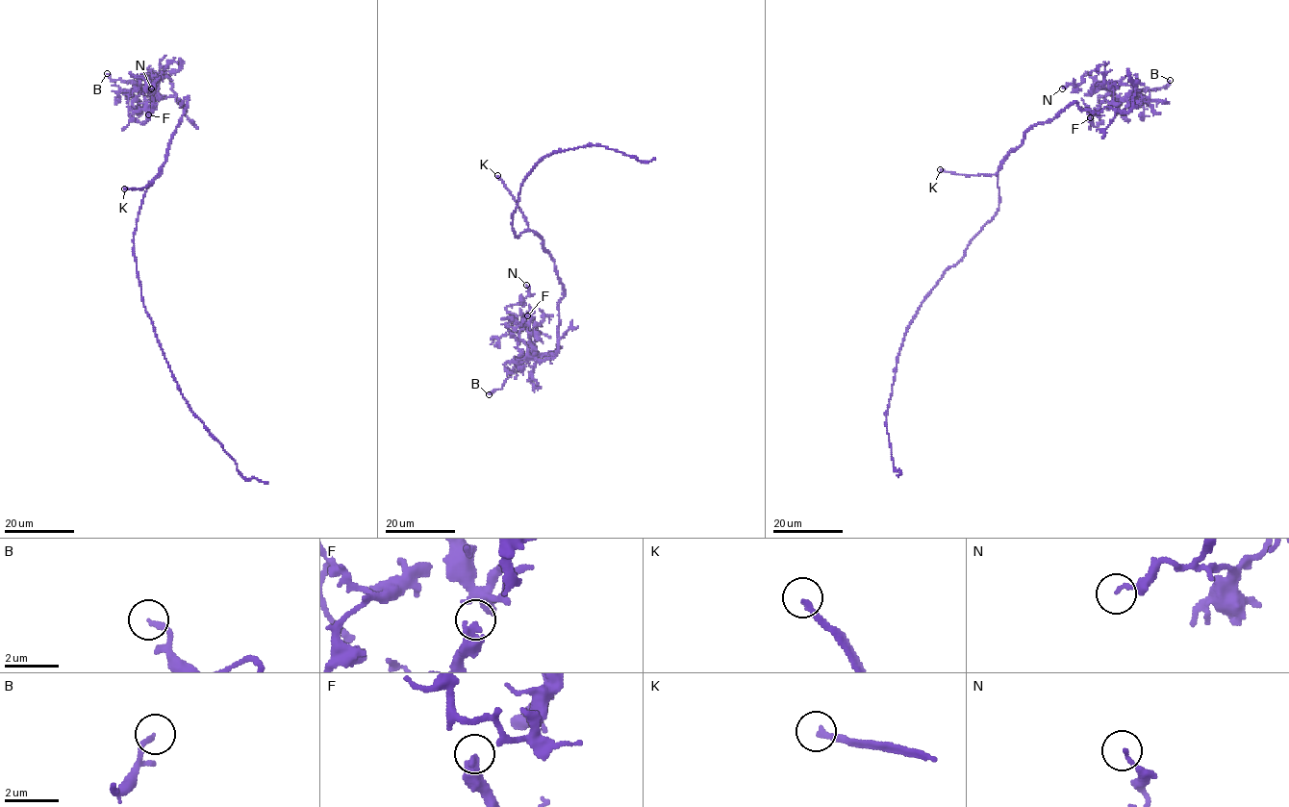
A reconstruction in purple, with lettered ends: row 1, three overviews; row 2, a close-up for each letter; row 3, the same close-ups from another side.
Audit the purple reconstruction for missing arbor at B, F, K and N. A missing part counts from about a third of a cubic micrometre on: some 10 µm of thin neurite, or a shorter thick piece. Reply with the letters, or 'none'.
none

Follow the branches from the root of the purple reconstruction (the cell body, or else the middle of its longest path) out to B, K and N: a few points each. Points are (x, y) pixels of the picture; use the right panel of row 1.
B: (999, 200), (998, 169), (1027, 130), (1075, 102), (1130, 112), (1138, 92), (1170, 80)
K: (999, 200), (998, 174), (958, 175), (940, 169)
N: (999, 200), (998, 169), (1027, 130), (1075, 102), (1128, 112), (1135, 91), (1086, 73), (1062, 88)

